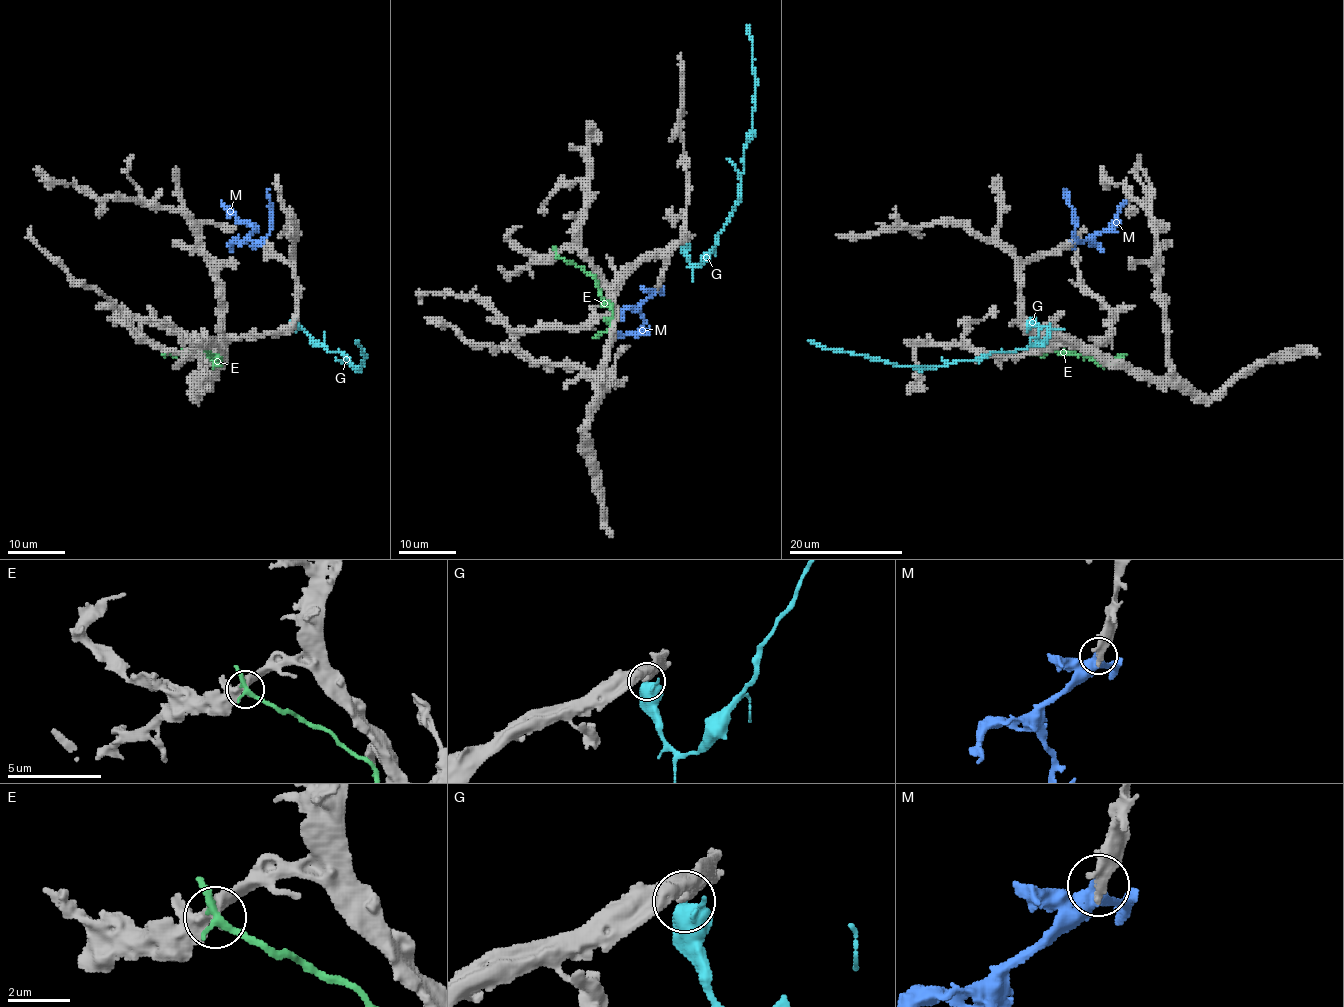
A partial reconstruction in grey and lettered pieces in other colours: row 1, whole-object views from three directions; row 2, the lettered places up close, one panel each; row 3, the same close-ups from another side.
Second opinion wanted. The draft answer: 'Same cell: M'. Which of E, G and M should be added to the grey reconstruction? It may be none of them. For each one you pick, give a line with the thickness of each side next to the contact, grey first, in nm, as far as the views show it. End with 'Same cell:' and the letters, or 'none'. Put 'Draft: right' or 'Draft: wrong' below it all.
M: 400/360 nm
Same cell: M
Draft: right

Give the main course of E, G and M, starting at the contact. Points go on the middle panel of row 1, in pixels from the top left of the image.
E: (556, 254), (580, 266), (596, 280), (597, 293), (612, 311), (609, 328), (593, 337)
G: (684, 243), (687, 260), (697, 266), (717, 240), (737, 200), (742, 148), (755, 101), (748, 24)
M: (657, 288), (641, 304), (643, 327), (619, 335), (612, 342)

